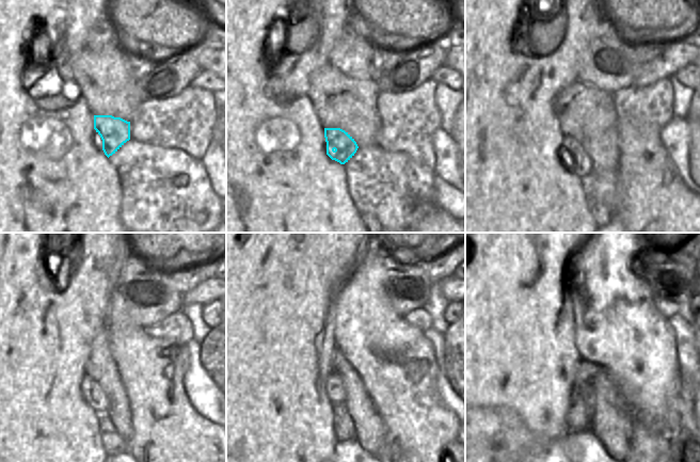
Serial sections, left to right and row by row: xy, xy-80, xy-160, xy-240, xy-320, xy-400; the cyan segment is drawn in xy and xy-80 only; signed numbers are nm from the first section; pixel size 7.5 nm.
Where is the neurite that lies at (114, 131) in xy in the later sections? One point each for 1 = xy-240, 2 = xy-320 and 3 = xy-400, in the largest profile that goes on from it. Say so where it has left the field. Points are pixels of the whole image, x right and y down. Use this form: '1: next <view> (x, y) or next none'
1: next xy-240 (91, 391)
2: next xy-320 (335, 391)
3: next xy-400 (587, 370)

